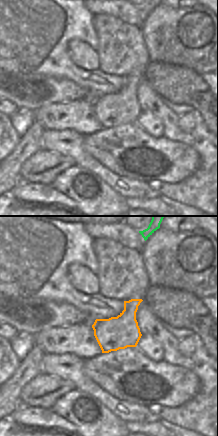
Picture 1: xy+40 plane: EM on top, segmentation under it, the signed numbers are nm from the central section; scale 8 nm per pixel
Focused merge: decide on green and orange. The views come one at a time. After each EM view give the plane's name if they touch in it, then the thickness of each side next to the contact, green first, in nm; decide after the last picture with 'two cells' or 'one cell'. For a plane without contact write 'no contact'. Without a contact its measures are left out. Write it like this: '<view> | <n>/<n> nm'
no contact

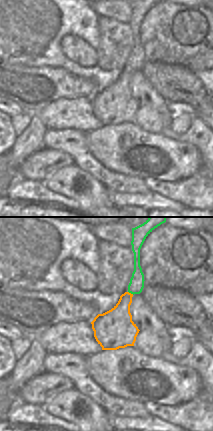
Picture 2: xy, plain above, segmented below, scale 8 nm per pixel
xy | 120/220 nm

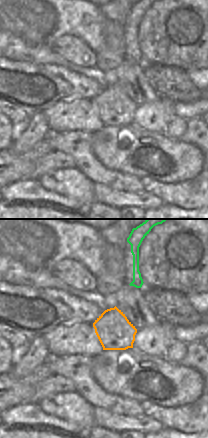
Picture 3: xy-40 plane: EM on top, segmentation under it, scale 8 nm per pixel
no contact

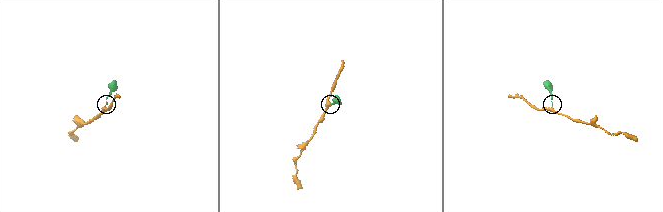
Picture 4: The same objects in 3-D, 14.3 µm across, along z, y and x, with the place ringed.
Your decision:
one cell

